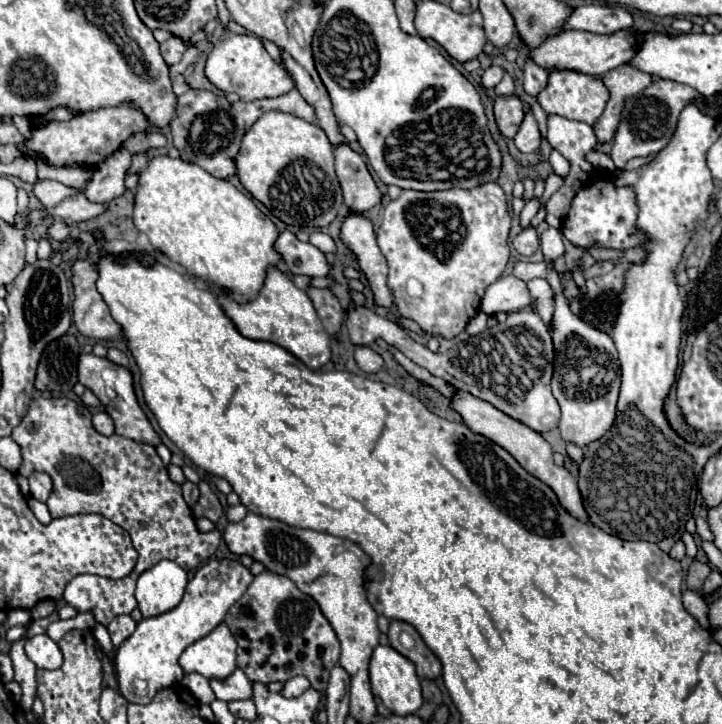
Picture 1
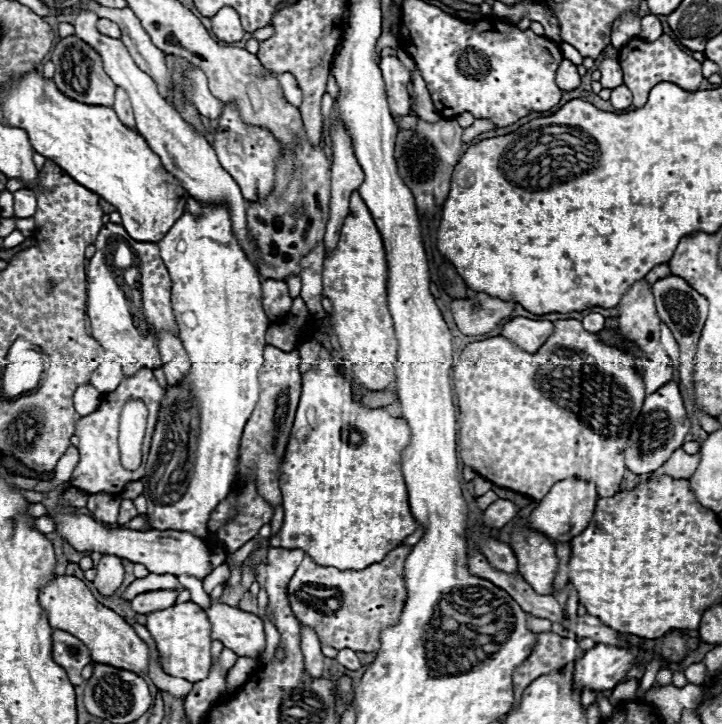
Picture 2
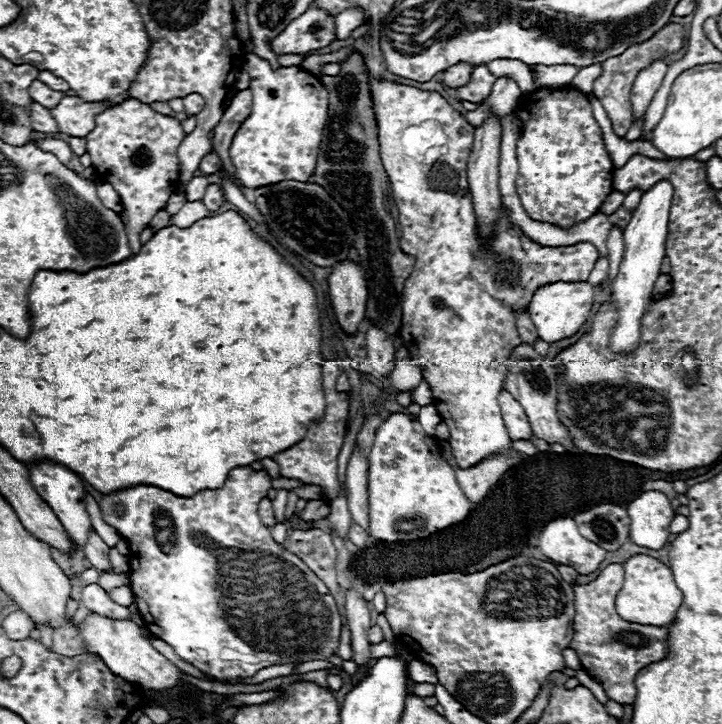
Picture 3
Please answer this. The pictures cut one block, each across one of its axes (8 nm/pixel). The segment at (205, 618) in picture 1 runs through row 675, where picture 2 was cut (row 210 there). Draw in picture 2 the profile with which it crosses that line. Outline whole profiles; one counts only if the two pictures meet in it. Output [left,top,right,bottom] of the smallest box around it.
[2,72,190,242]

